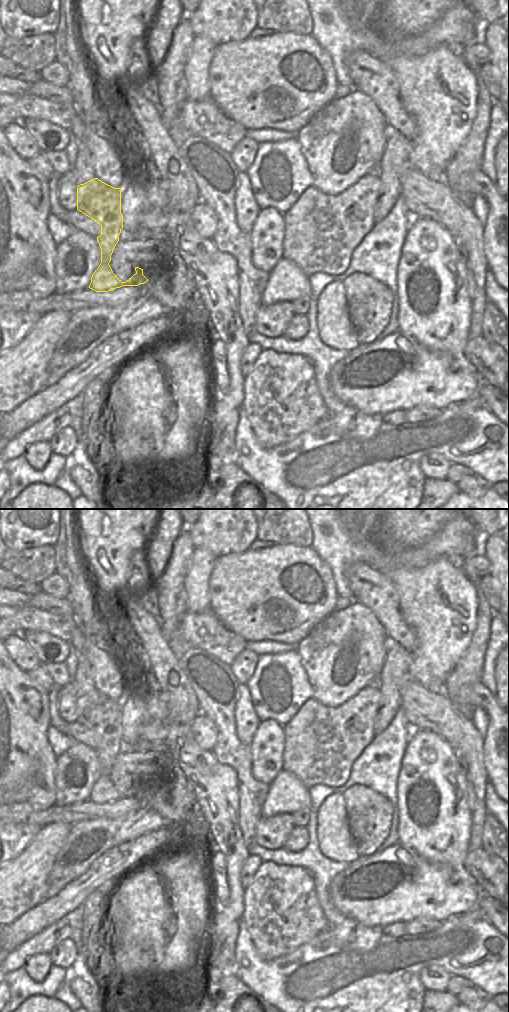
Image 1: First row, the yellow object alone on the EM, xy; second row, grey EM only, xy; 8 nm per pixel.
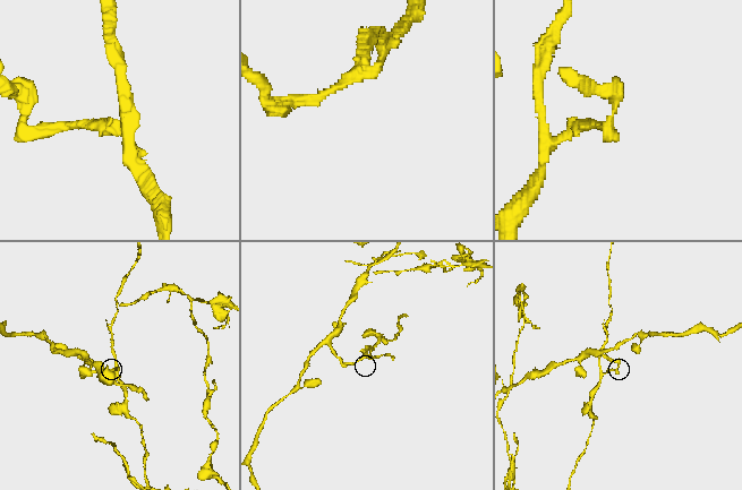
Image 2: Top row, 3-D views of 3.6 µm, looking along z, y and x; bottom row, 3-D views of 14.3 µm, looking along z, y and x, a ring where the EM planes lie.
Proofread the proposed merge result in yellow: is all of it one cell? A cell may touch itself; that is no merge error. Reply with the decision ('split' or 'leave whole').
split

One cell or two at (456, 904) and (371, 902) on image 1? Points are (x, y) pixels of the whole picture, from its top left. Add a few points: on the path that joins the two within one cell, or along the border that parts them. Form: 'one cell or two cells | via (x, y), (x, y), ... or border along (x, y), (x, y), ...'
one cell | via (435, 903), (392, 902)

